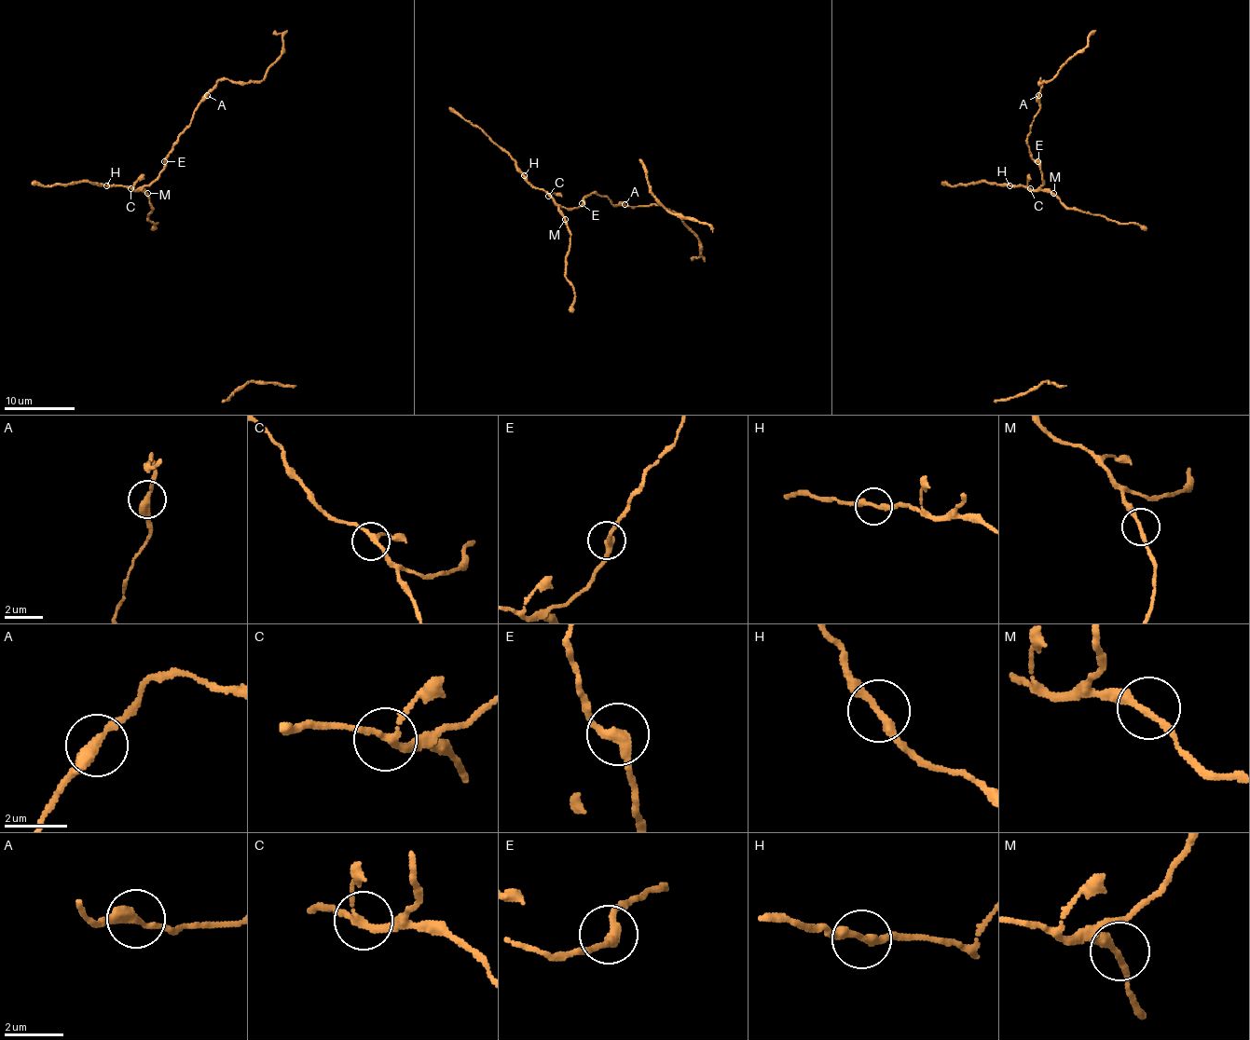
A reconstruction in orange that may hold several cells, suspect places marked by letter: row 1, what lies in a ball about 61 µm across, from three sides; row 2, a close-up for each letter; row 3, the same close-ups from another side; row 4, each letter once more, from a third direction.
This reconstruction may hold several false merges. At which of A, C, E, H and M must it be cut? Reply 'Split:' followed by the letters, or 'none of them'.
Split: none of them

